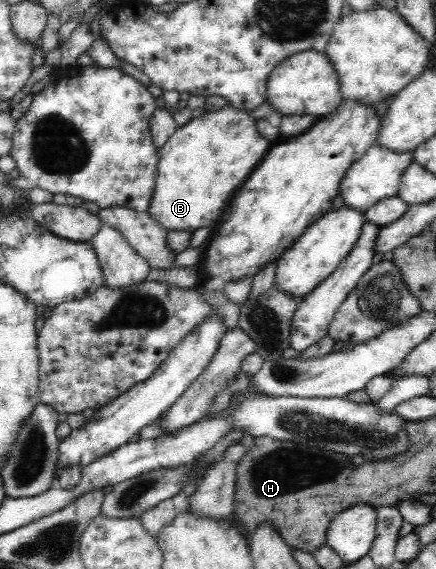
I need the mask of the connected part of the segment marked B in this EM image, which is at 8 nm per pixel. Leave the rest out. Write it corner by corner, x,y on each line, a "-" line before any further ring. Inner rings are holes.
230,104
214,112
206,112
201,118
192,118
188,124
179,127
158,154
155,166
156,186
147,210
149,216
166,232
185,231
192,234
198,228
214,227
229,200
235,196
253,172
253,168
263,160
265,152
269,150
269,142
261,138
255,122
249,112
233,108

